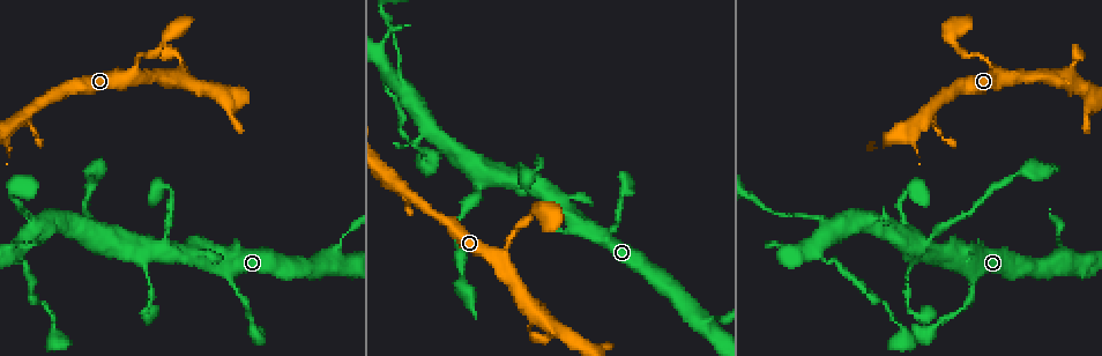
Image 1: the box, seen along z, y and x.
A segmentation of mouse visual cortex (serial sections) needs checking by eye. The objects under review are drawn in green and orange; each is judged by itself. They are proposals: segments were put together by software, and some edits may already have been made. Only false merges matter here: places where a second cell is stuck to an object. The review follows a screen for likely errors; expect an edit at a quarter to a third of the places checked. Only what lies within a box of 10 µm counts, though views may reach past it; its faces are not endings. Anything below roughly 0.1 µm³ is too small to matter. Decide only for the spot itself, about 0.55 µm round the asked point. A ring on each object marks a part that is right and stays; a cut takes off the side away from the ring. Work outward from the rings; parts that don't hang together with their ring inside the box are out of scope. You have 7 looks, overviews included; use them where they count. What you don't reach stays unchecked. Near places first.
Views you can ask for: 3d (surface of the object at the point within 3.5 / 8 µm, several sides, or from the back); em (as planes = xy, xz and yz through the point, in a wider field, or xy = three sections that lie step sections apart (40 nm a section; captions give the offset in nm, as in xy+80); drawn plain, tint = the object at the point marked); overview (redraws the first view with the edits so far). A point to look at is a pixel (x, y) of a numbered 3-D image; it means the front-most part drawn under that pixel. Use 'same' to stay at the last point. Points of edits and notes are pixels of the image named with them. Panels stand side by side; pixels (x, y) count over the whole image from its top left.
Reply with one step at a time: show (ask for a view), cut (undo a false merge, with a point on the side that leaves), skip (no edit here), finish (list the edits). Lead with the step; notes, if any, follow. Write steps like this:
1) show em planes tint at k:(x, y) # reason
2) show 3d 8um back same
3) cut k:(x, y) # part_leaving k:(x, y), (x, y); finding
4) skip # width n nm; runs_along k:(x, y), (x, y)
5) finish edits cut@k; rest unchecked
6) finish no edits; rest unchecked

show 3d 3.5um at 1:(478, 186)

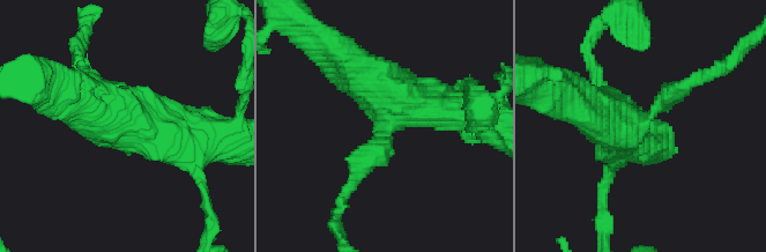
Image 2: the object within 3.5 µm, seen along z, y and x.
show em planes tint at 2:(388, 118)

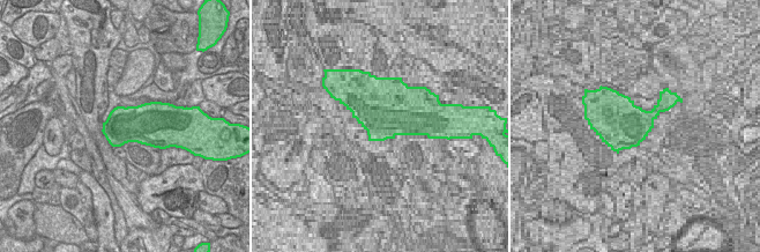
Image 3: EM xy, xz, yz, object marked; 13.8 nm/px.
cut 2:(365, 153) # width 500 nm; part_leaving 2:(388, 135), (356, 170), (339, 215); two cells meet here

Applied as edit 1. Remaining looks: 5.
show 3d 8um at 1:(168, 189) # calibre changes

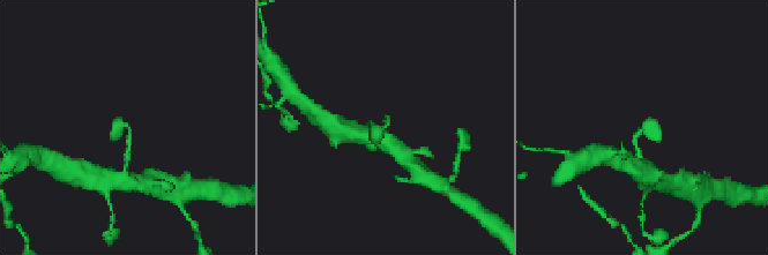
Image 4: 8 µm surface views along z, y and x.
show em xy step 2 tint same

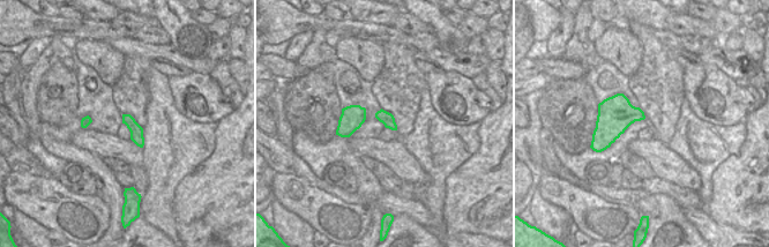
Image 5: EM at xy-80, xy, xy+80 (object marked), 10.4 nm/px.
skip # all the same cell

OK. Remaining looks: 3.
show 3d 8um back at 1:(32, 218) # sudden change in width

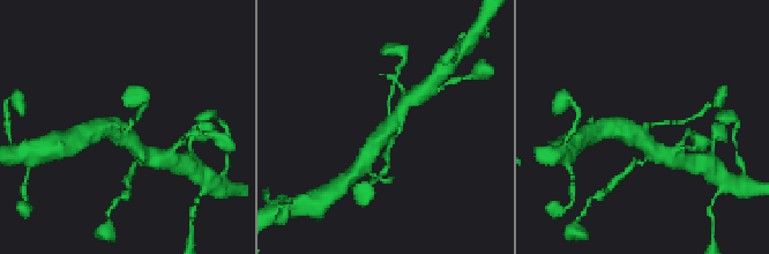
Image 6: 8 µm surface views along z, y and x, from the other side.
show em xy step 5 tint same # arms 3; arm_widths 150, 450, 600 nm

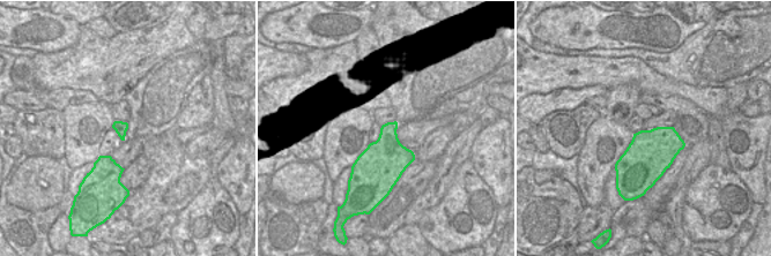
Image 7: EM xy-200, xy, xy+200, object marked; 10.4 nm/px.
skip # runs_along 6:(374, 143), (386, 131), (392, 88); all the same cell

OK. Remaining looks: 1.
finish edits cut@2; rest unchecked

